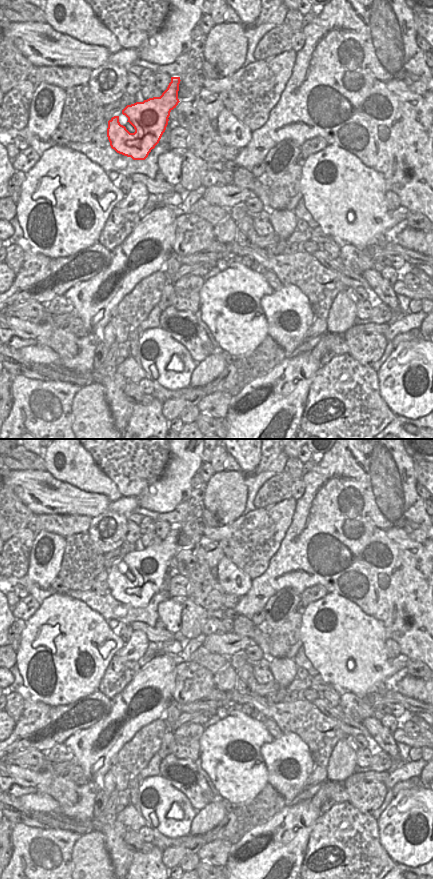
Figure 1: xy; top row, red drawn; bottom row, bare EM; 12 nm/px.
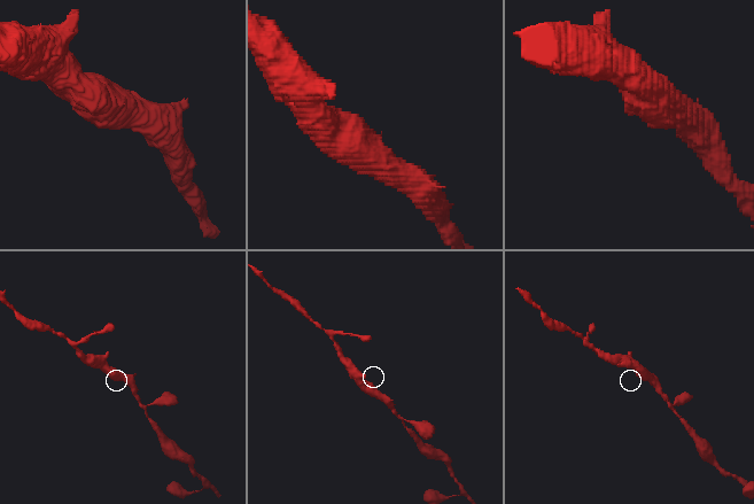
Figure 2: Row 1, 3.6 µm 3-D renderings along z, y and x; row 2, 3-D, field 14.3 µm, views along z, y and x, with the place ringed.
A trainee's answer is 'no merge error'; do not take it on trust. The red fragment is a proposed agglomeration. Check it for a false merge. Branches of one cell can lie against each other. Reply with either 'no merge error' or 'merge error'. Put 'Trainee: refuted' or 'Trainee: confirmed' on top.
Trainee: confirmed
no merge error

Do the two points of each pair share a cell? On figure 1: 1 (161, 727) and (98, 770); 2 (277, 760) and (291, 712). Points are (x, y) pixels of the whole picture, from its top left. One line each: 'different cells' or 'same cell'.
1: different cells
2: different cells

